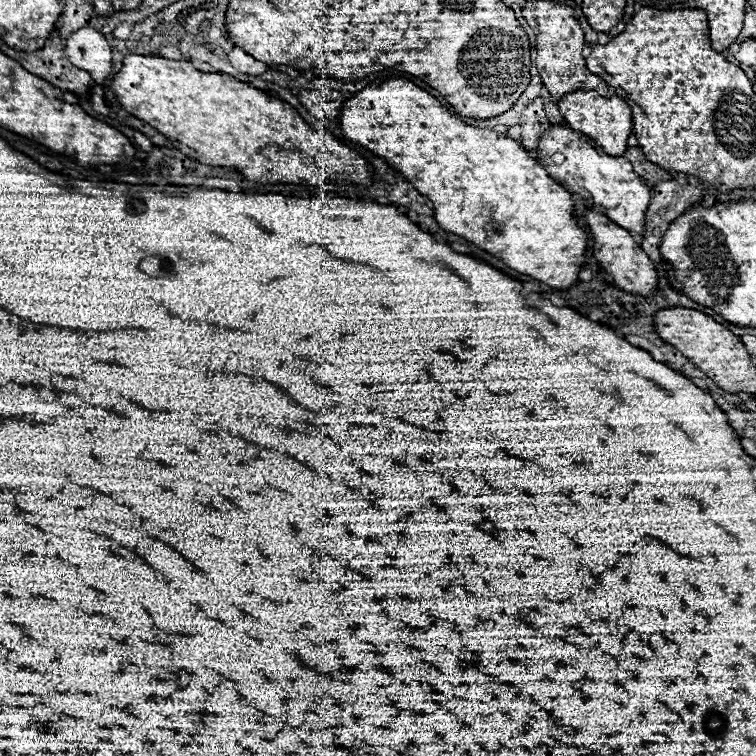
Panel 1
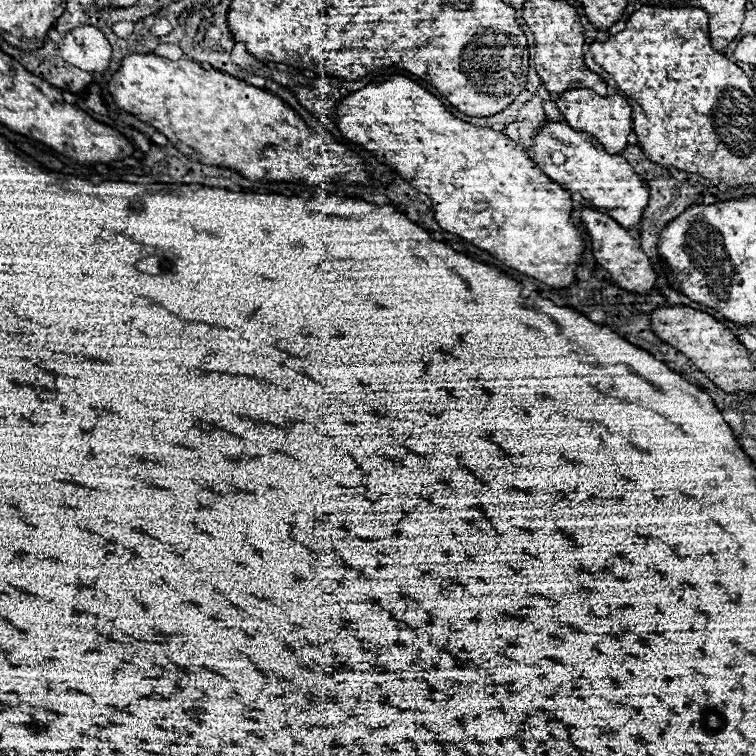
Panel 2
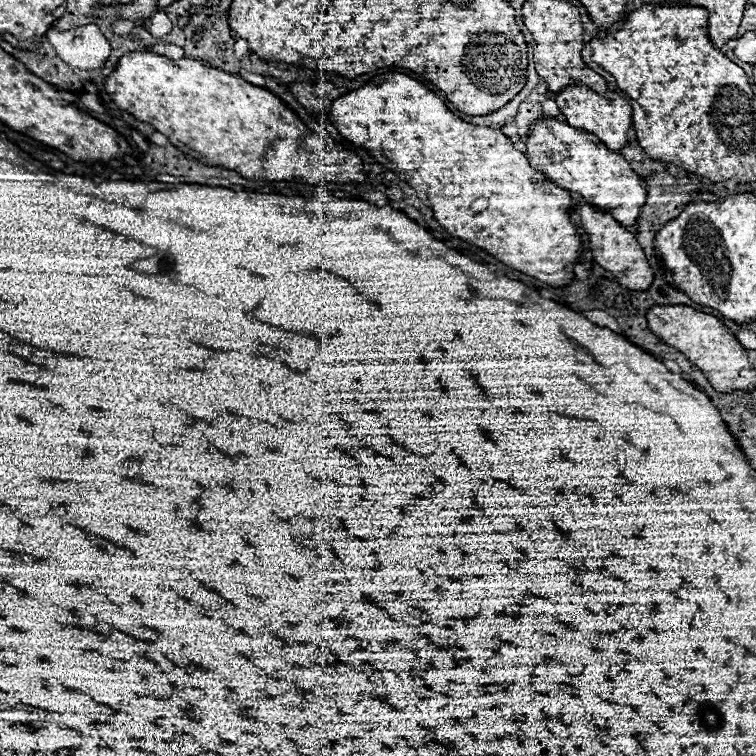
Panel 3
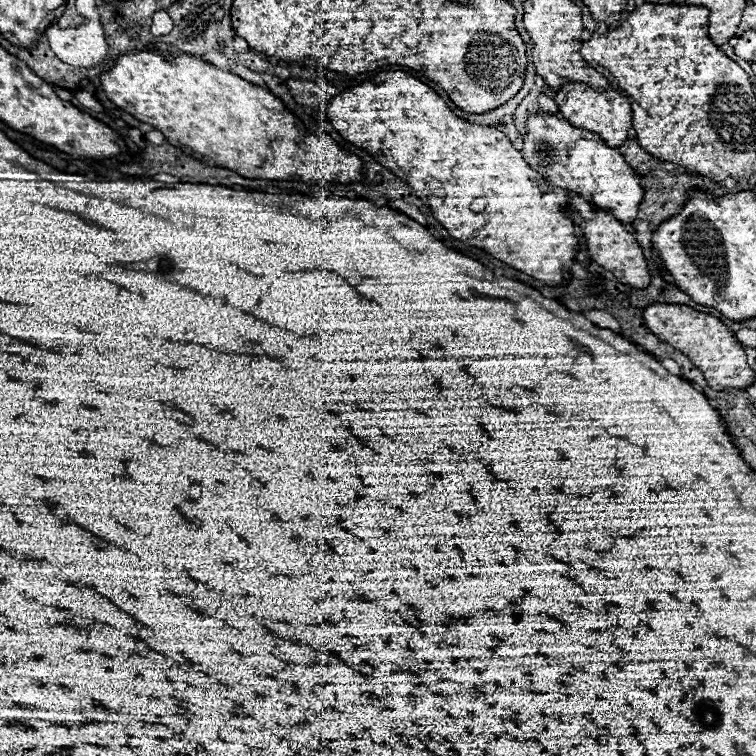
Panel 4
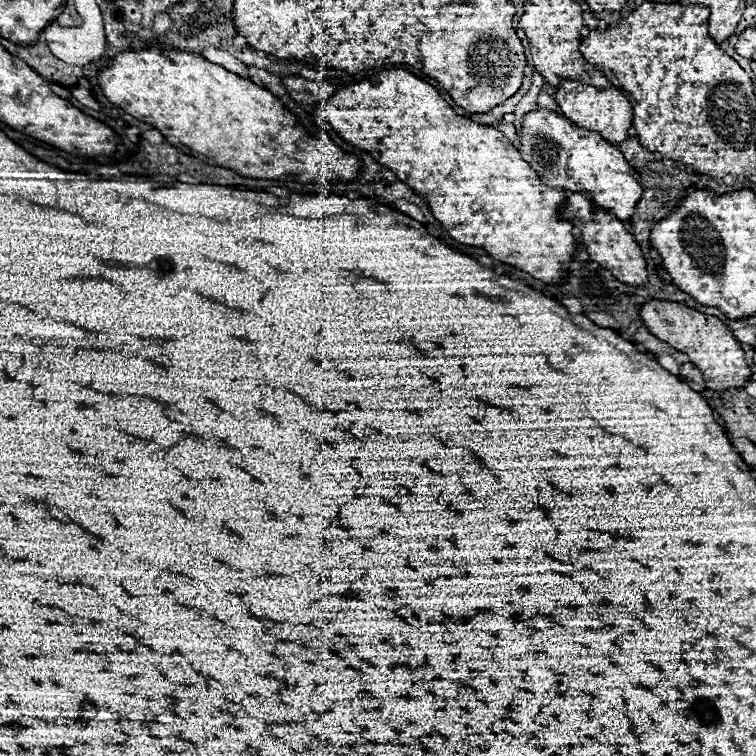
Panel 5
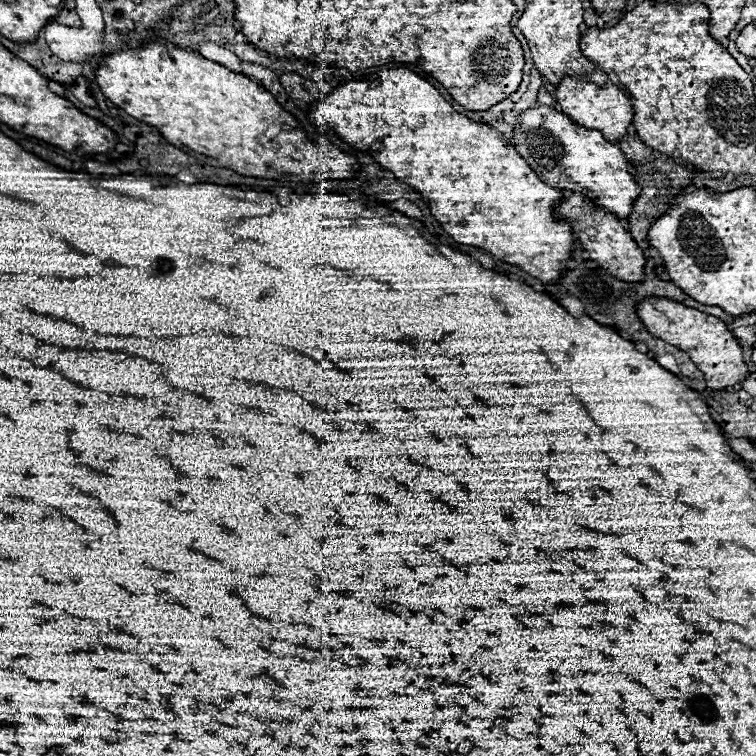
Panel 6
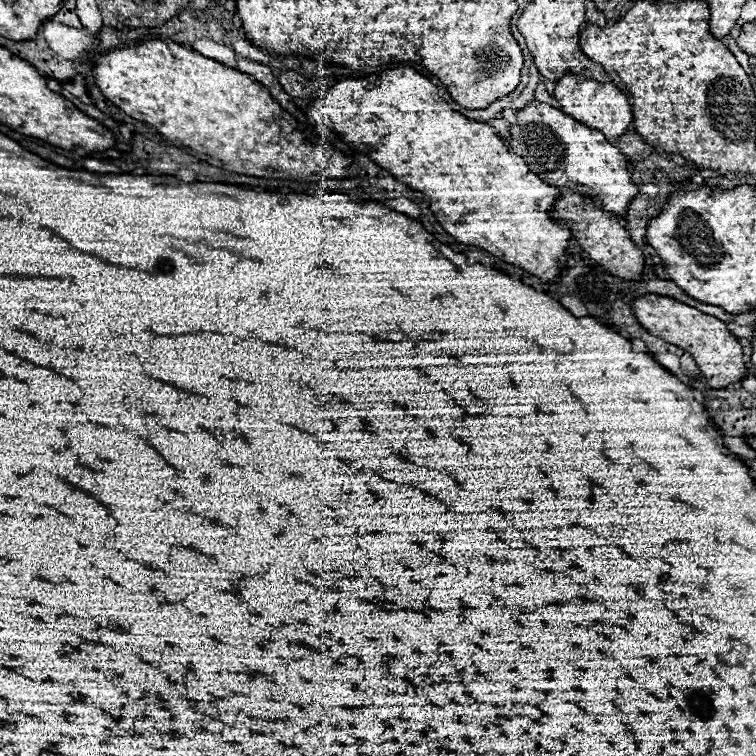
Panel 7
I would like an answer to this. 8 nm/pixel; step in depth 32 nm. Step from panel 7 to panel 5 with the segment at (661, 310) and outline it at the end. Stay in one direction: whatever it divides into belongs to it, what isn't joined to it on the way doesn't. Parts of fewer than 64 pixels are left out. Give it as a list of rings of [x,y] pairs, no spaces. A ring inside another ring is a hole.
[[[650,300],[650,302],[642,304],[640,316],[642,316],[646,328],[656,338],[668,342],[676,350],[686,352],[690,356],[690,362],[694,362],[702,370],[704,382],[710,390],[738,388],[750,380],[752,370],[744,360],[744,350],[720,318],[702,314],[694,308],[688,308],[688,306],[676,304],[676,302],[668,302],[668,300]]]

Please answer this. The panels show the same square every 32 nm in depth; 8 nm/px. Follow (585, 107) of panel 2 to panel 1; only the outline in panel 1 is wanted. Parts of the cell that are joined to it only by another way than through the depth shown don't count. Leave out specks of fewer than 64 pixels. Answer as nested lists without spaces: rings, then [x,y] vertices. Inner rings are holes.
[[[576,90],[576,92],[566,94],[558,102],[558,108],[560,108],[560,114],[564,116],[564,122],[572,130],[596,140],[596,144],[600,144],[606,154],[622,156],[624,150],[628,148],[626,138],[632,132],[632,112],[630,112],[630,106],[624,98],[620,98],[620,96],[602,98],[594,90]]]

